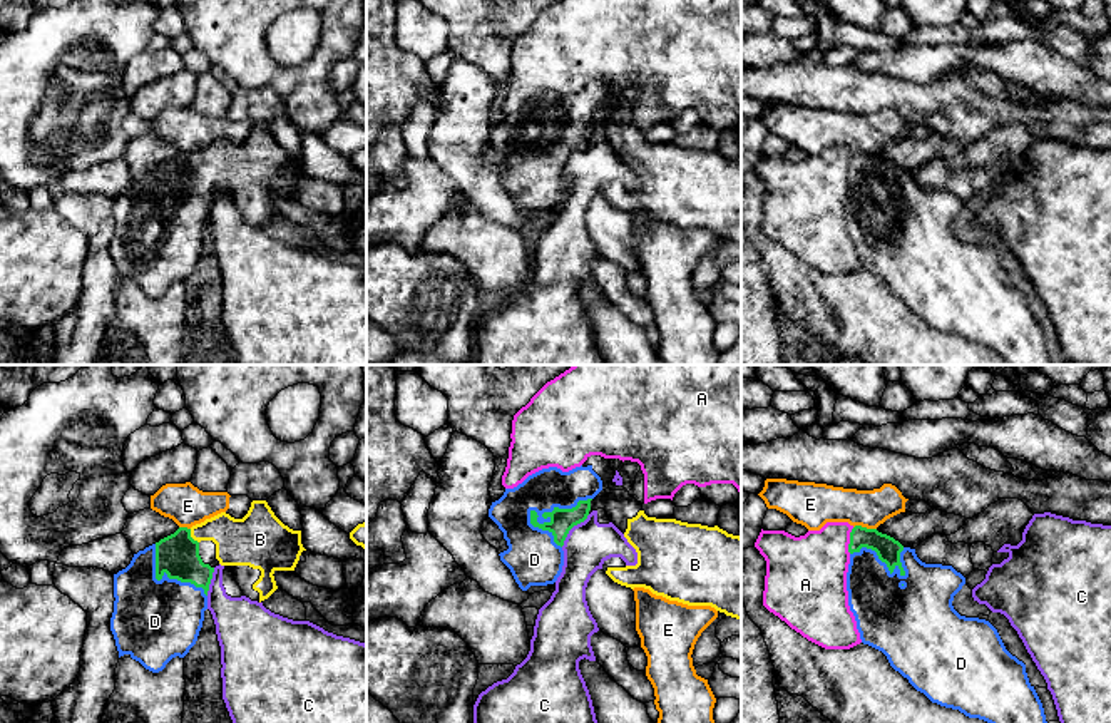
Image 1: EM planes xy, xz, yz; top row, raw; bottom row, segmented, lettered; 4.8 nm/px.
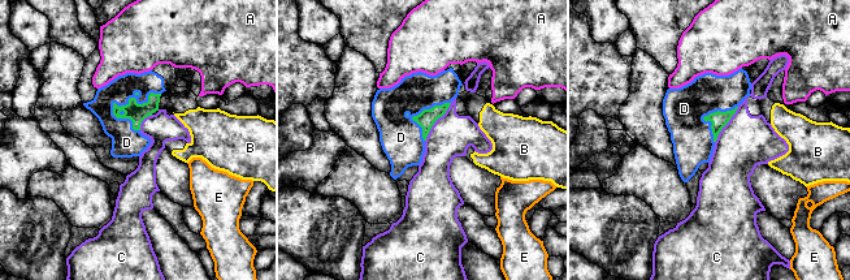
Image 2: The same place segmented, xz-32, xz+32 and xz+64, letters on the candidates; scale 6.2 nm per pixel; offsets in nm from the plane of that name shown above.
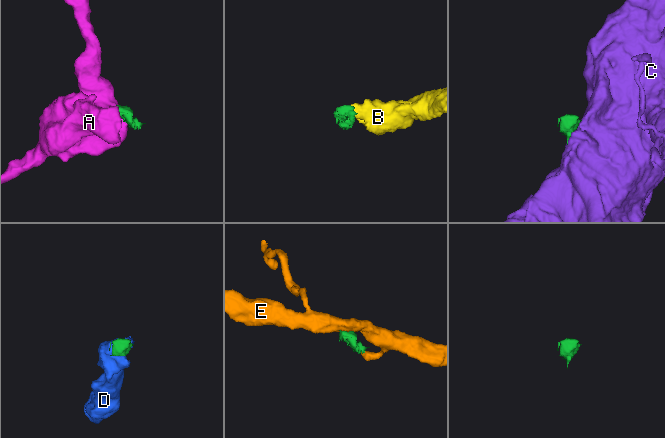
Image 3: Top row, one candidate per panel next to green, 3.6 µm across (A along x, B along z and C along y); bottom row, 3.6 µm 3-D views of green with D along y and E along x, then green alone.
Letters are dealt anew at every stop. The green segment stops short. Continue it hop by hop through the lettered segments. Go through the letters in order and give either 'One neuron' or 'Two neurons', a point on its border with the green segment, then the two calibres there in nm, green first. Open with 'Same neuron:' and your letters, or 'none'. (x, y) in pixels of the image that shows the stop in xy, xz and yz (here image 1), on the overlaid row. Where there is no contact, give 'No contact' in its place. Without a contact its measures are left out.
Same neuron: A
A: One neuron. Touches green at yz (850, 541). Thickness 120 nm (green) against 360 nm
B: Two neurons. Touches green at xy (189, 536). Thickness 200 nm (green) against 220 nm
C: Two neurons. Touches green at xz (571, 528). Thickness 110 nm (green) against 220 nm
D: Two neurons. Touches green at xz (556, 507). Thickness 110 nm (green) against 240 nm
E: Two neurons. Touches green at yz (865, 528). Thickness 120 nm (green) against 190 nm

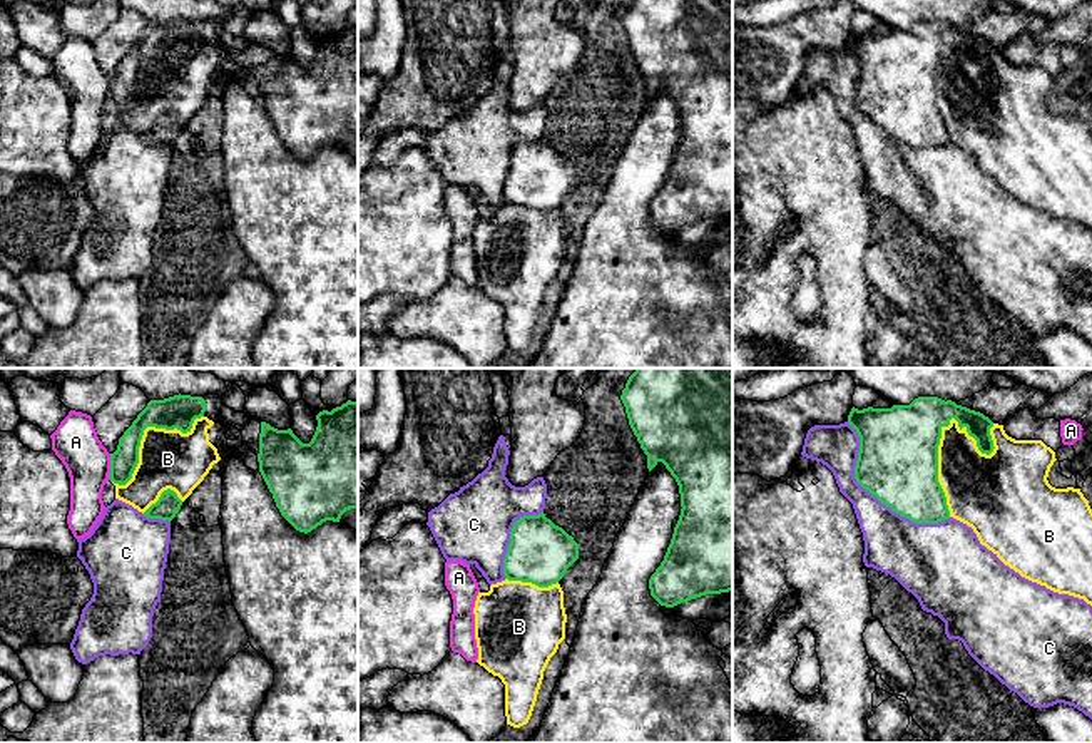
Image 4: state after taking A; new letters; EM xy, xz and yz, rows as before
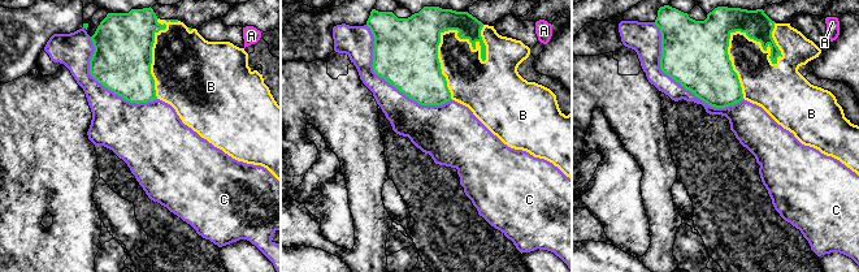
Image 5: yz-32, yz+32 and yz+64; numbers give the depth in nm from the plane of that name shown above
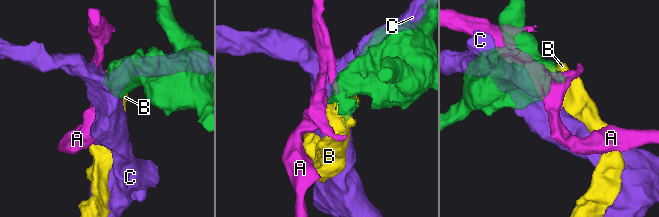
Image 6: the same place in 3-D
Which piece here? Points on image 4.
Same neuron: none
A: Two neurons. Touches green at xy (111, 467). Thickness 130 nm (green) against 220 nm
B: Two neurons. Touches green at yz (940, 429). Thickness 380 nm (green) against 260 nm
C: Two neurons. Touches green at yz (875, 496). Thickness 380 nm (green) against 280 nm

